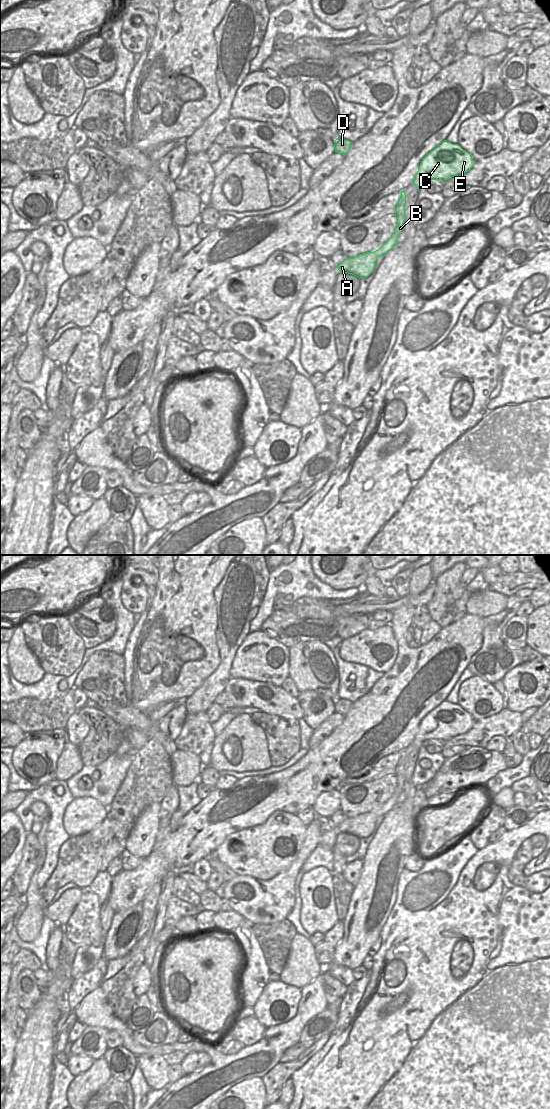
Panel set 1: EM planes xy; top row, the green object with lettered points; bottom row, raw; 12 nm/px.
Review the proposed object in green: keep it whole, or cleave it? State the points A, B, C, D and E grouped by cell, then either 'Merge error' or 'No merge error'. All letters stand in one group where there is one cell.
Groups: A B C D E. No merge error

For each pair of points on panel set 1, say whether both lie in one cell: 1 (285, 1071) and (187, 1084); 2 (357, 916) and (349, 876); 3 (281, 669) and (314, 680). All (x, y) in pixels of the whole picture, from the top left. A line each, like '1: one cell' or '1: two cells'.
1: two cells
2: two cells
3: two cells

